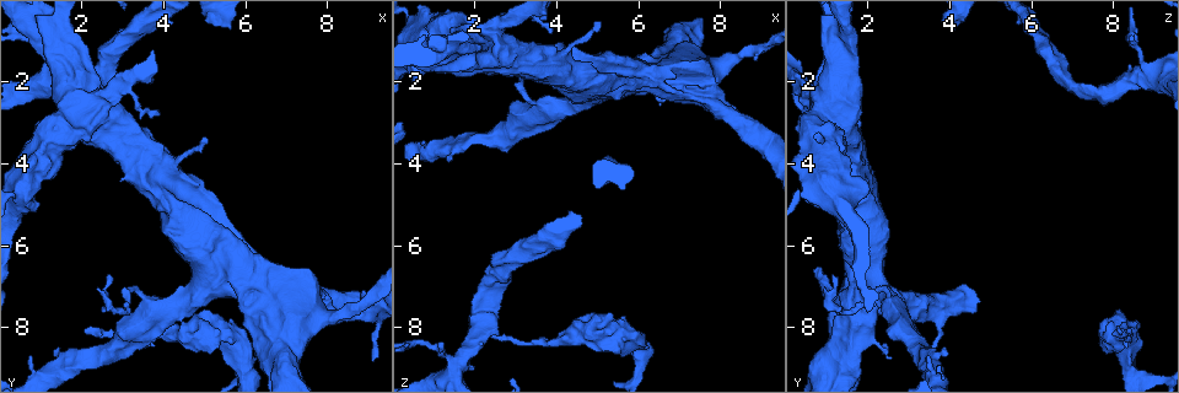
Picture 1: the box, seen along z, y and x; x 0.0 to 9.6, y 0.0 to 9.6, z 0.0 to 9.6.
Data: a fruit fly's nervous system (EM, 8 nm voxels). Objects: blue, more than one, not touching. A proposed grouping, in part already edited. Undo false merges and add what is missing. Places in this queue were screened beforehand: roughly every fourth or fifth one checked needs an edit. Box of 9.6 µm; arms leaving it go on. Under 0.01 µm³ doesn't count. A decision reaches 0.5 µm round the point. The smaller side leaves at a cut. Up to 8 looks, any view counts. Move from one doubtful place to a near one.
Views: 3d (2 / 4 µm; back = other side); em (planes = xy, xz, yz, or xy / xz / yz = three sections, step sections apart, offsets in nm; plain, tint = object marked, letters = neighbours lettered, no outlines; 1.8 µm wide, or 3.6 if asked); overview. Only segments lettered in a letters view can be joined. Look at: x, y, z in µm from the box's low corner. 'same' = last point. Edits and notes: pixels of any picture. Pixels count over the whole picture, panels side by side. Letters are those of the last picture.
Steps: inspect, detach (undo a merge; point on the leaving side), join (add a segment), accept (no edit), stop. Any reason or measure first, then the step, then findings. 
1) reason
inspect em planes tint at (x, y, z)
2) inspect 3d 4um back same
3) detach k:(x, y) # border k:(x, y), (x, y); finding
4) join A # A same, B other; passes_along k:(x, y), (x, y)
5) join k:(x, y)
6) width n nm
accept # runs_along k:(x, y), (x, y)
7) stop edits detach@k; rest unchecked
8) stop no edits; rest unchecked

an open end
inspect em planes plain at (5.60, 0.70, 4.05)

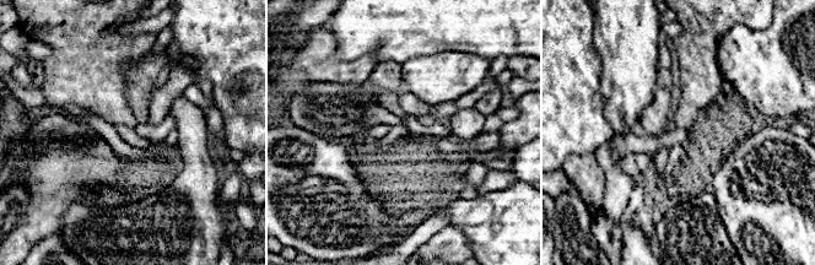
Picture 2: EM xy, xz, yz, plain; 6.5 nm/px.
see the neighbours
inspect em planes letters same

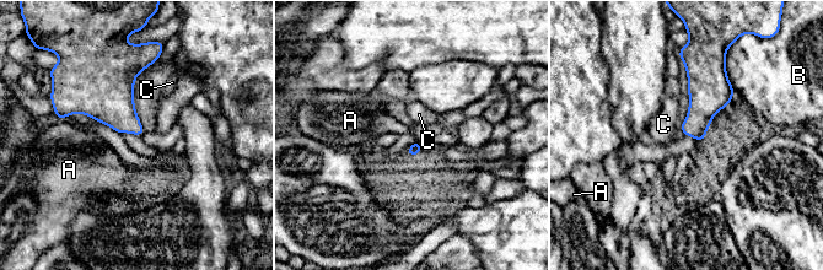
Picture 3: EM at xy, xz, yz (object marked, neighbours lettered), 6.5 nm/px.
accept # A other, B other, C other; border 3:(55, 117), (63, 119); none of them fits

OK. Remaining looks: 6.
stops while still wide
inspect 3d 4um at (6.90, 6.55, 1.85)

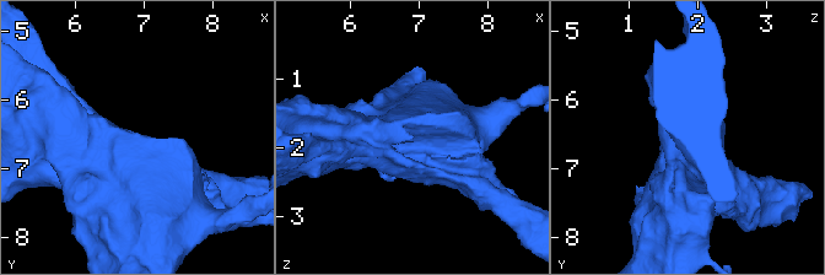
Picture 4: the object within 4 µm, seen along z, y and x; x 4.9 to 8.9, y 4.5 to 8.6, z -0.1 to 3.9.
need the tissue
inspect em 3.6um planes letters at (6.90, 6.50, 1.85)

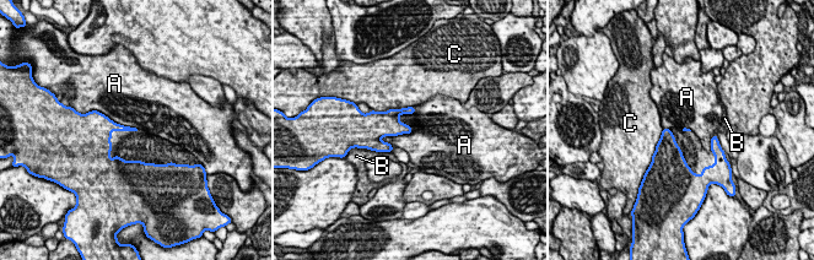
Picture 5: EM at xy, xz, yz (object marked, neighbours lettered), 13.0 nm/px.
accept # A other, B other, C other; border 5:(411, 131), (386, 135), (379, 140); no lettered segment goes on from it

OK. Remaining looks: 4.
inspect em xy step 8 tint at (2.30, 2.30, 7.25)

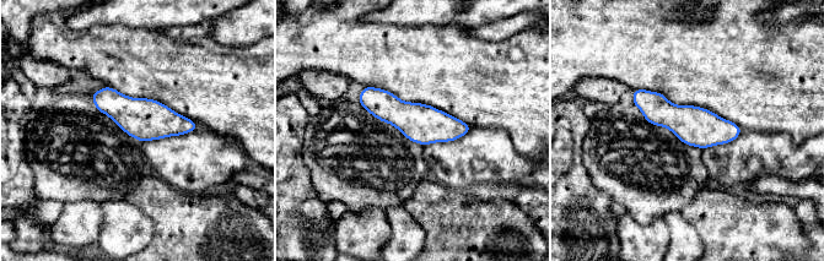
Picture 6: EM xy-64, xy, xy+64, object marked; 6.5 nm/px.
inspect em planes letters same

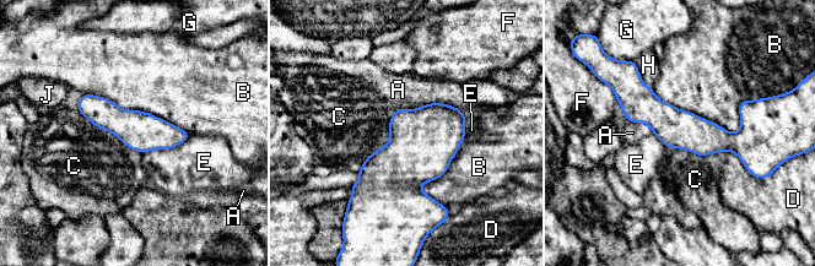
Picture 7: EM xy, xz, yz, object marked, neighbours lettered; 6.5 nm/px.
accept # A other, B other, C other, D other, E other, F other, G other, H other, J other; runs_along 7:(620, 96), (702, 137), (755, 129); continuous, no second neuron

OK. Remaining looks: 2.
stop no edits; rest unchecked

